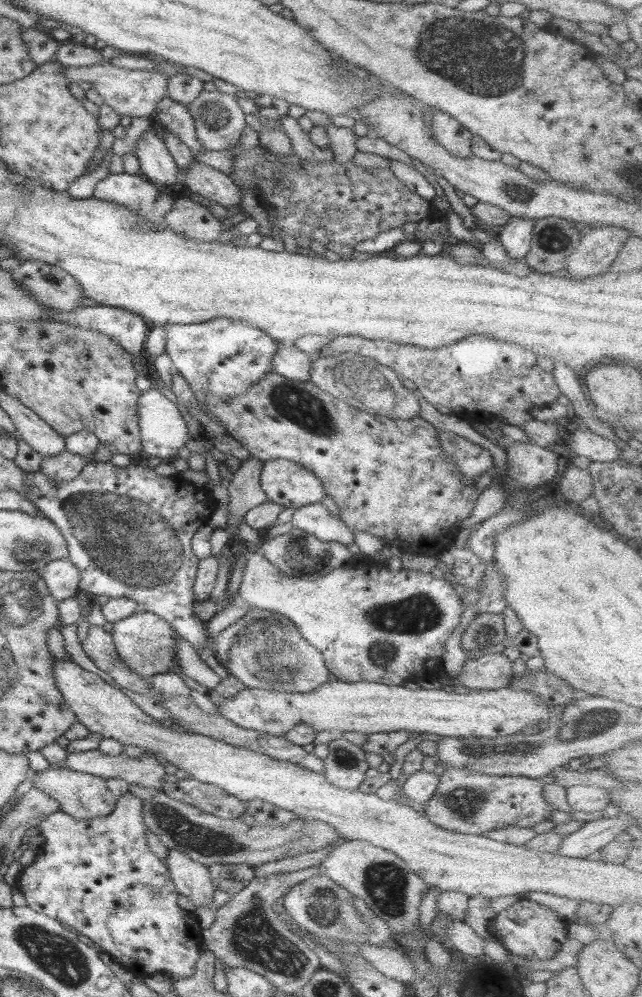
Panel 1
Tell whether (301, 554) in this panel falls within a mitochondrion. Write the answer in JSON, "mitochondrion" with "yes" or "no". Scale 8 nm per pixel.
{"mitochondrion":"yes"}

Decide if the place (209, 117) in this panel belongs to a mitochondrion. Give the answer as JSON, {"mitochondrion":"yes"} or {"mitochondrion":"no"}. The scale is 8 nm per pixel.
{"mitochondrion":"yes"}

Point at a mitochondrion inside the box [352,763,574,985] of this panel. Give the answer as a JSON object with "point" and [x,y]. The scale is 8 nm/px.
{"point":[386,884]}

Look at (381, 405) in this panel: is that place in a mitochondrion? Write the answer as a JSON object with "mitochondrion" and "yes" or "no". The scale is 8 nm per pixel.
{"mitochondrion":"yes"}

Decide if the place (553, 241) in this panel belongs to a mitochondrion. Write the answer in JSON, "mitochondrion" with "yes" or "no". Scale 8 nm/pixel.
{"mitochondrion":"yes"}

